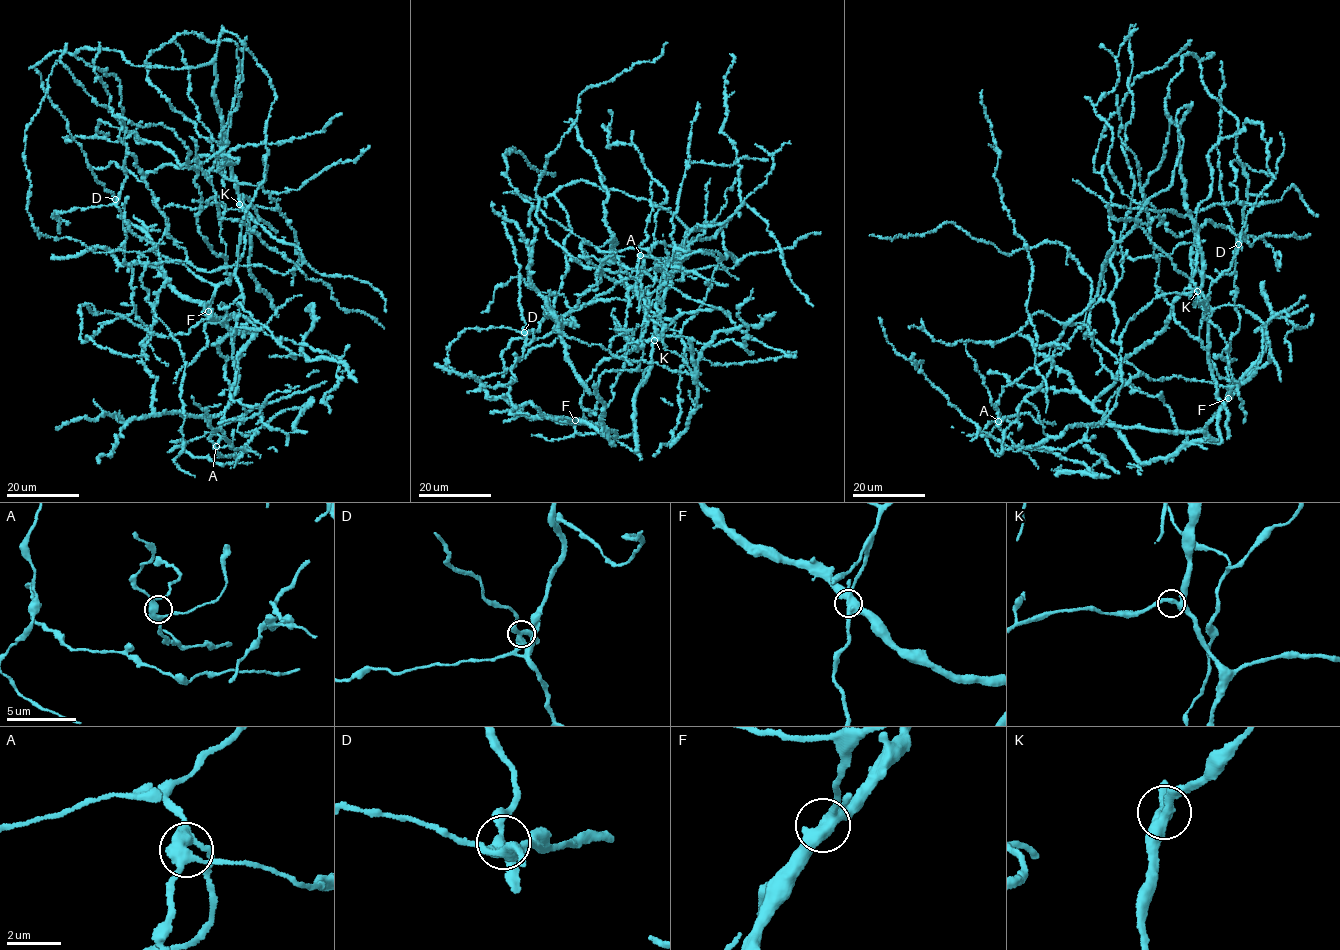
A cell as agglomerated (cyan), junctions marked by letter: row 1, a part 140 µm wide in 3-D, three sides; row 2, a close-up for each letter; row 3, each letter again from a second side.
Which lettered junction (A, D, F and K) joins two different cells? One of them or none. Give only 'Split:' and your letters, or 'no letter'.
Split: D

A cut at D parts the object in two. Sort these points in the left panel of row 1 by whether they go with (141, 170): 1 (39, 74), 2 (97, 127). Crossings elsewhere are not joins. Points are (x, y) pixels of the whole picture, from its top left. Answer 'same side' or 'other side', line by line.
1: other side
2: same side

